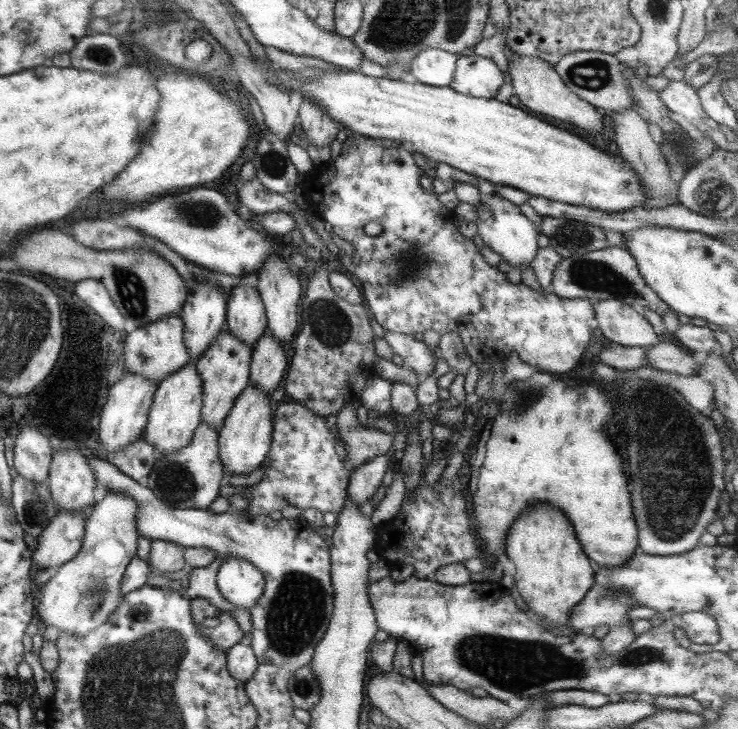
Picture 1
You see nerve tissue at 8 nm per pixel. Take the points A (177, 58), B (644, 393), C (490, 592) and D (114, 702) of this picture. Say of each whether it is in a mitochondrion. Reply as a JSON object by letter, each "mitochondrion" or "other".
{"A":"other","B":"mitochondrion","C":"other","D":"mitochondrion"}

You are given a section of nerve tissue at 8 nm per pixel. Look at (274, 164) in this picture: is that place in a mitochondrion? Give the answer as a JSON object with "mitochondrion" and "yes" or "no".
{"mitochondrion":"yes"}

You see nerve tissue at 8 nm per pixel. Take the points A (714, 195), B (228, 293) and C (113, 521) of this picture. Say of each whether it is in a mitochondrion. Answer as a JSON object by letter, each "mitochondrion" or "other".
{"A":"mitochondrion","B":"other","C":"other"}

